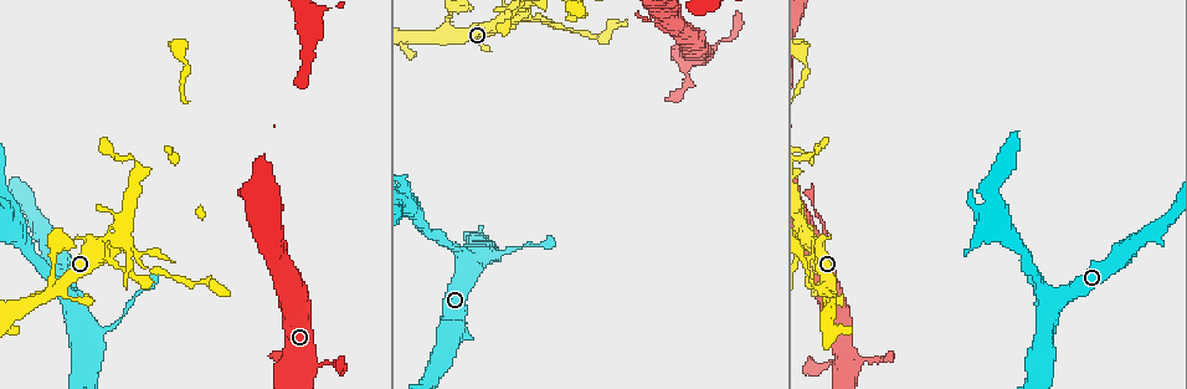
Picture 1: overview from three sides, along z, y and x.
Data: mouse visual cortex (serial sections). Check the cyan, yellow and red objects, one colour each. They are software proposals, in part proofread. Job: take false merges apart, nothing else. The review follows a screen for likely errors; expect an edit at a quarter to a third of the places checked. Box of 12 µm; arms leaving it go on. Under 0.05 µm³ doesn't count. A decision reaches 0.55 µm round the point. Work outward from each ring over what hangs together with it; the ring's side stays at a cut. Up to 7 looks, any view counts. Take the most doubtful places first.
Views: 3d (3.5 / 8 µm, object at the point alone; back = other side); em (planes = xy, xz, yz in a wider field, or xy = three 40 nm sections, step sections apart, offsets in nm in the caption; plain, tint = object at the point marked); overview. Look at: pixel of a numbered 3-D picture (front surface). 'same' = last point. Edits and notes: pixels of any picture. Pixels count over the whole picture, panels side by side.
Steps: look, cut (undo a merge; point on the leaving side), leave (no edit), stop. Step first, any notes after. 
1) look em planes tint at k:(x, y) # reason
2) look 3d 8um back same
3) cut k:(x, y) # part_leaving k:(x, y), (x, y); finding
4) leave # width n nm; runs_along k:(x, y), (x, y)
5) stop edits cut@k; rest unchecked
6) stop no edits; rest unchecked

look 3d 8um at 1:(813, 264) # narrows sharply

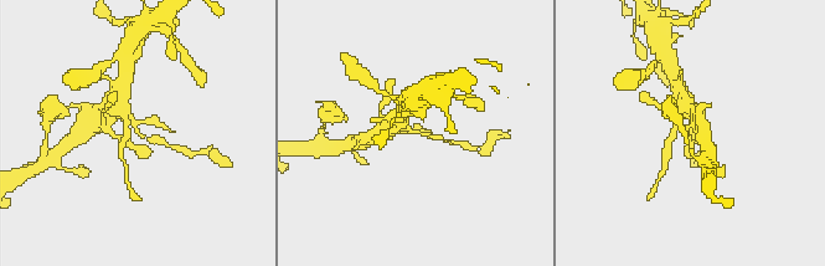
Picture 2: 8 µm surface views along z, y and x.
look em xy step 2 tint at 2:(694, 133)

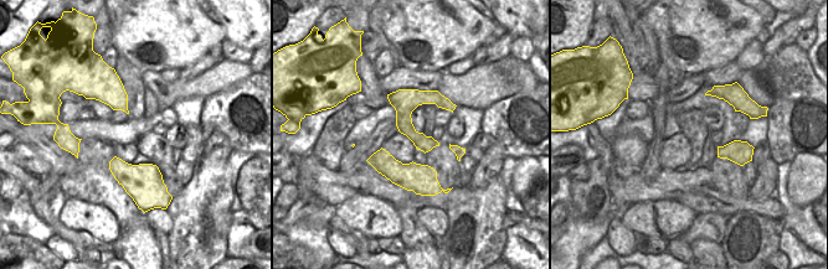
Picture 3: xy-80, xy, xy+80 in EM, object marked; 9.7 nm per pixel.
cut 2:(154, 139) # part_leaving 2:(137, 127), (149, 139), (181, 149); two cells meet here

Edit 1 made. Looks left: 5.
look 3d 3.5um back at 1:(58, 289) # sharp bend

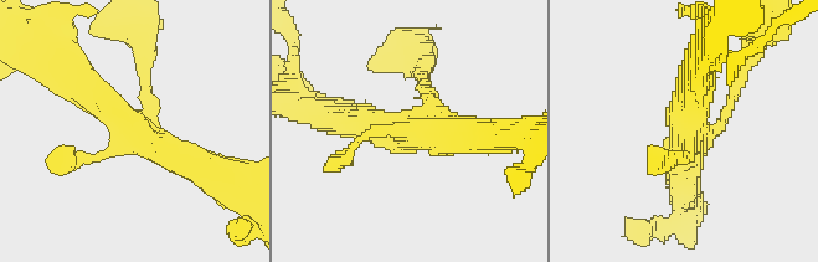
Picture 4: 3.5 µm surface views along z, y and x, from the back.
leave # runs_along 4:(77, 71), (149, 144), (210, 170); continuous, no second cell

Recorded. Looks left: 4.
look 3d 3.5um at 1:(321, 363)

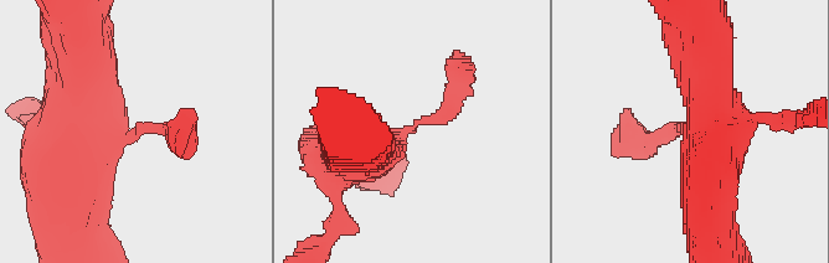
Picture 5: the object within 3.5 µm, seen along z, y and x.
look em xy step 3 tint at 5:(410, 131) # shape alone is not enough

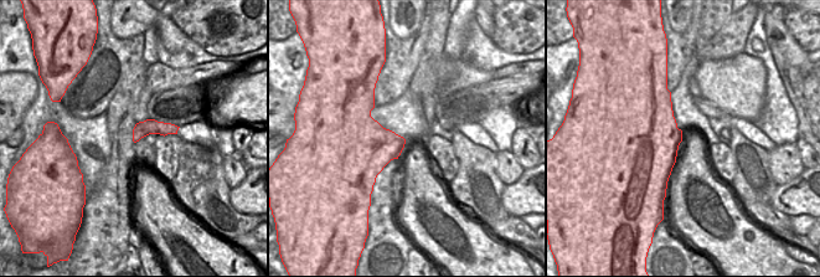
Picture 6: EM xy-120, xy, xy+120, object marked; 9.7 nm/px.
leave # arm_widths 200, 700 nm; runs_along 5:(360, 149), (436, 120), (463, 78); all the same cell

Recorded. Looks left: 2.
stop edits cut@2; rest unchecked

